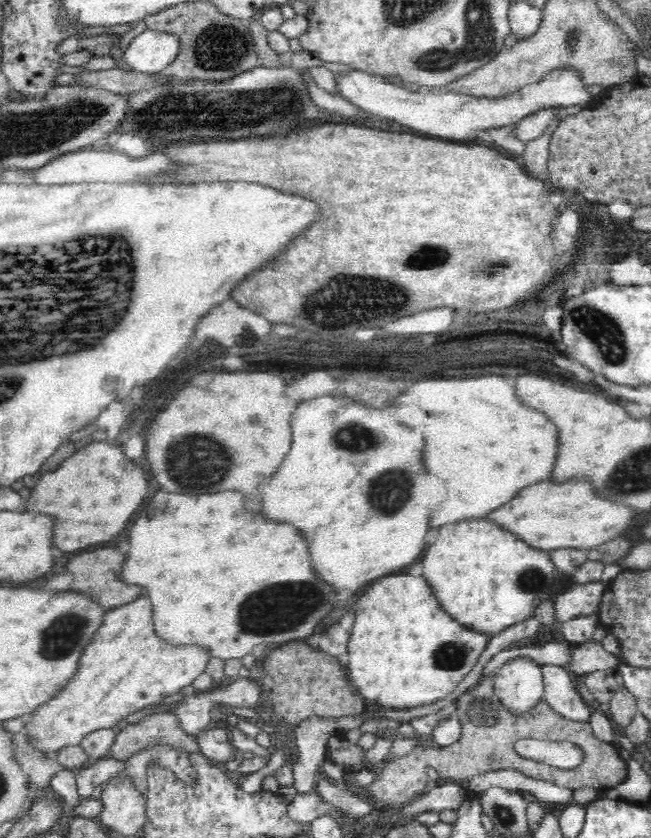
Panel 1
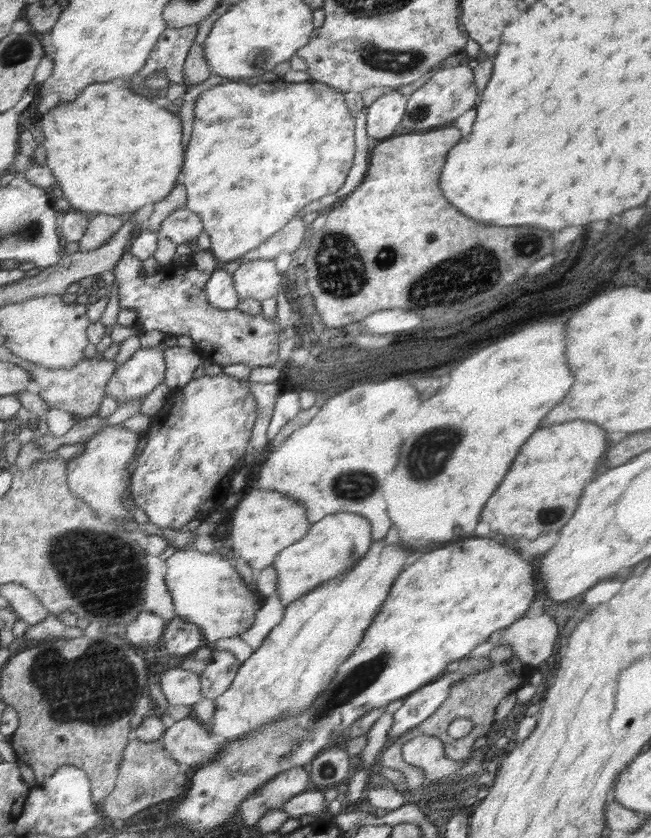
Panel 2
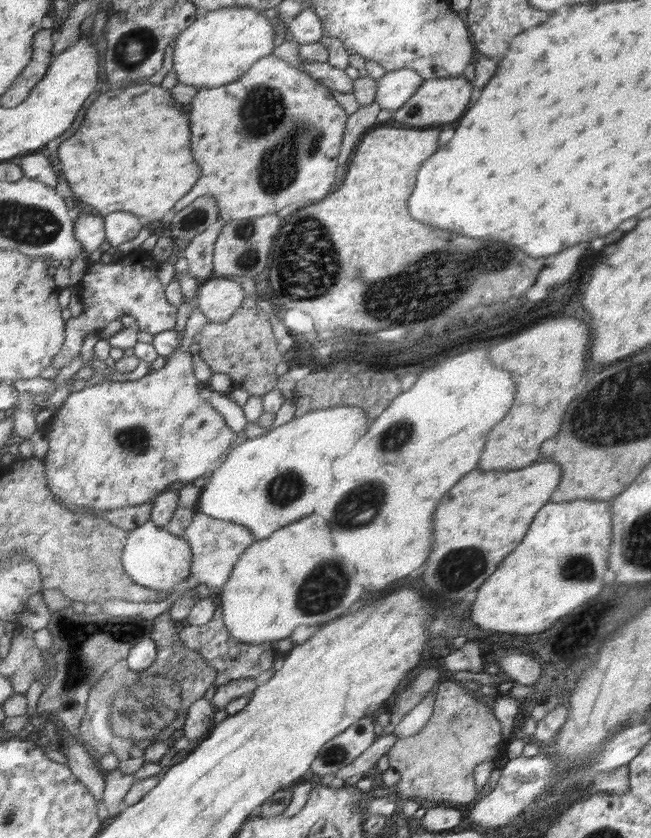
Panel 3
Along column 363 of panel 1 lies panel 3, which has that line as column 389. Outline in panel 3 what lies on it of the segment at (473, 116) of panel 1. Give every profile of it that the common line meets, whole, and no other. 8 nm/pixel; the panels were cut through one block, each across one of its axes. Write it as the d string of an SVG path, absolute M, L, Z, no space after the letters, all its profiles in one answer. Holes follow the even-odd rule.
M412 68L388 71L377 79L375 101L381 109L393 112L404 106L422 86L424 80Z

